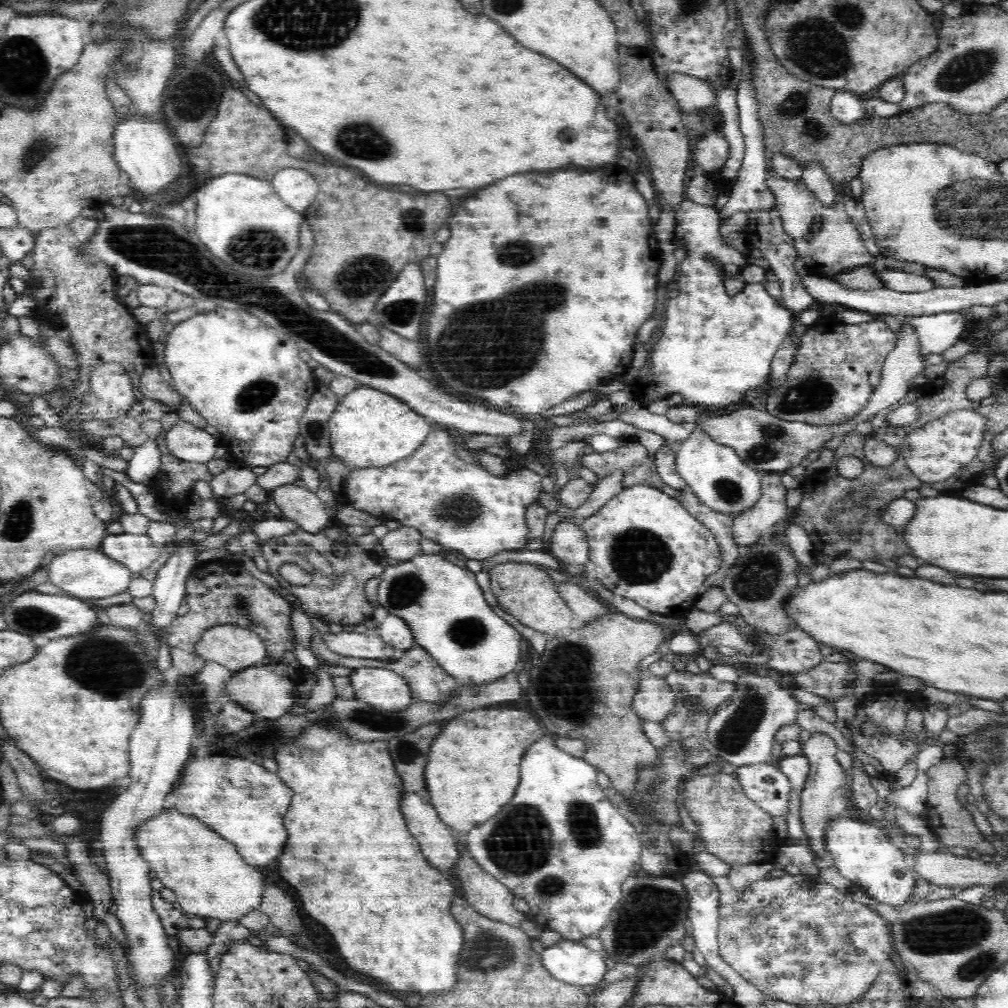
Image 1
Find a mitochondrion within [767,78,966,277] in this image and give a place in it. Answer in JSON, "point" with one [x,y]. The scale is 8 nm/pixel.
{"point":[794,108]}

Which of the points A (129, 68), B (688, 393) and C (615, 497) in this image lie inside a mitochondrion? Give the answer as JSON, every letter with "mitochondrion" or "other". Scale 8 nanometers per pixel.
{"A":"mitochondrion","B":"other","C":"other"}

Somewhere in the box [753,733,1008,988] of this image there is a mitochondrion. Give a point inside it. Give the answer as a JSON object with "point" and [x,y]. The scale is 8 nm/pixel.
{"point":[965,933]}

